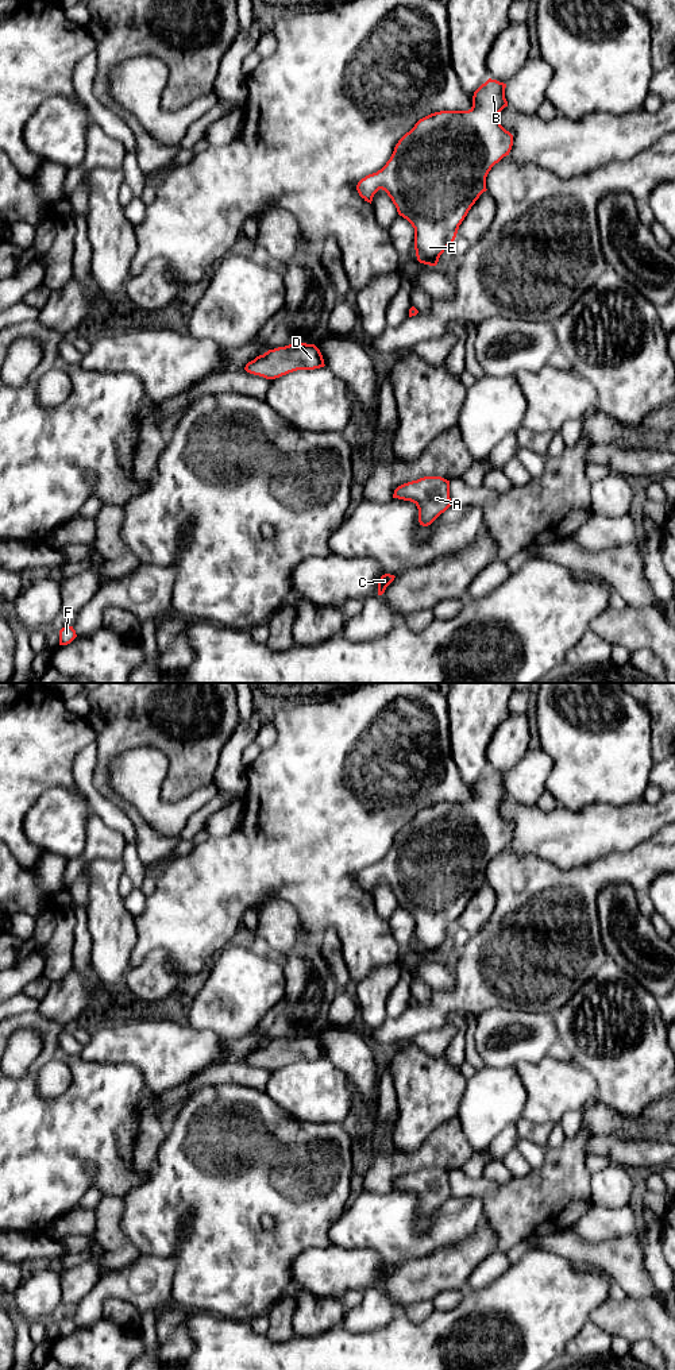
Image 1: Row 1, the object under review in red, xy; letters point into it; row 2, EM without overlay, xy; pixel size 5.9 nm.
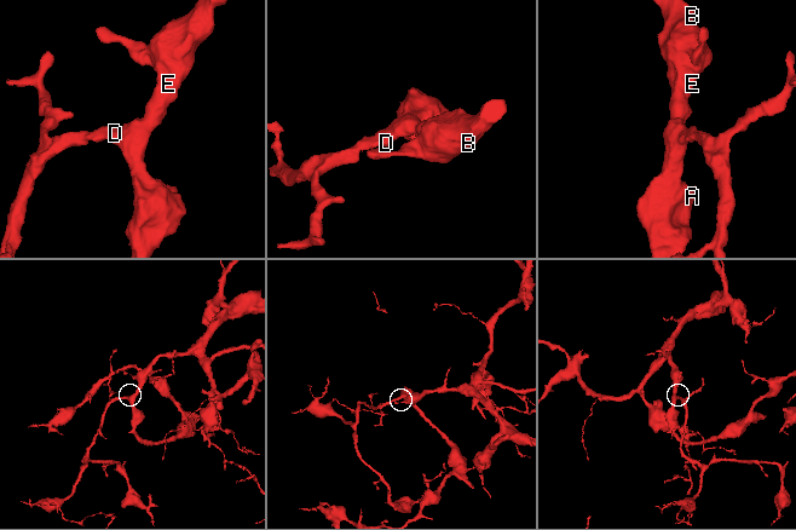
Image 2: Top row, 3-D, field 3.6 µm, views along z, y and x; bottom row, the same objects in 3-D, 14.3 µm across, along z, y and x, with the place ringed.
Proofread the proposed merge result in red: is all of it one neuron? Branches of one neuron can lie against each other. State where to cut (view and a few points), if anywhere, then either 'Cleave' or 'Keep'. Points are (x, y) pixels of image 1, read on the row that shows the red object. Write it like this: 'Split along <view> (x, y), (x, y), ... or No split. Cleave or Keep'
No split. Keep

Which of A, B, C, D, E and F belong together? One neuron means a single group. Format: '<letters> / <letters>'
A B C D E F

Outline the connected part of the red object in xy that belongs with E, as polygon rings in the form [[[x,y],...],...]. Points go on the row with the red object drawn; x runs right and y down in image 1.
[[[489,78],[474,92],[468,111],[440,111],[420,119],[398,140],[386,165],[356,185],[359,196],[370,204],[379,189],[387,193],[398,215],[414,228],[420,263],[437,265],[471,207],[487,190],[489,171],[512,150],[513,135],[500,121],[500,112],[508,107],[505,88],[506,84]]]

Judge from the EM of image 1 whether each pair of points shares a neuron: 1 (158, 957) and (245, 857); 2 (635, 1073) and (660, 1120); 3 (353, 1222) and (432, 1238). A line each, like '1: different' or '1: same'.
1: different
2: different
3: same

